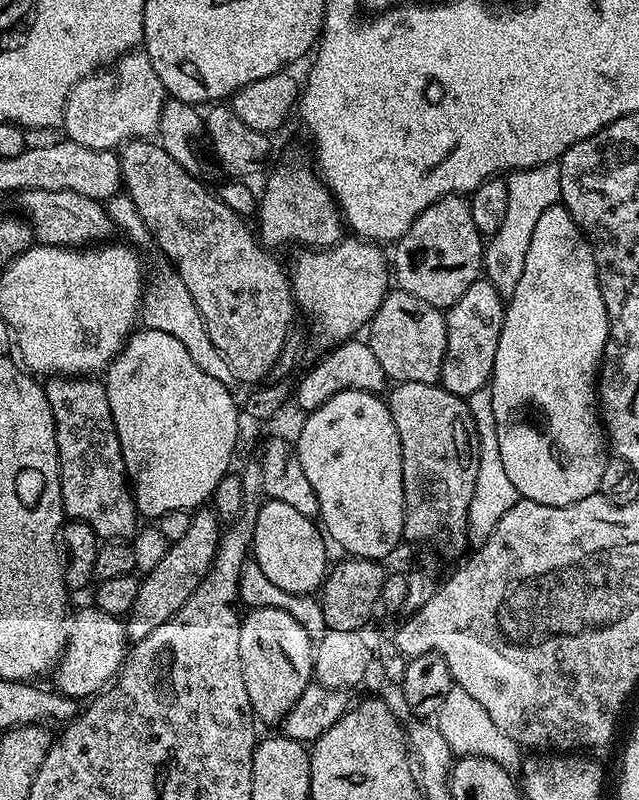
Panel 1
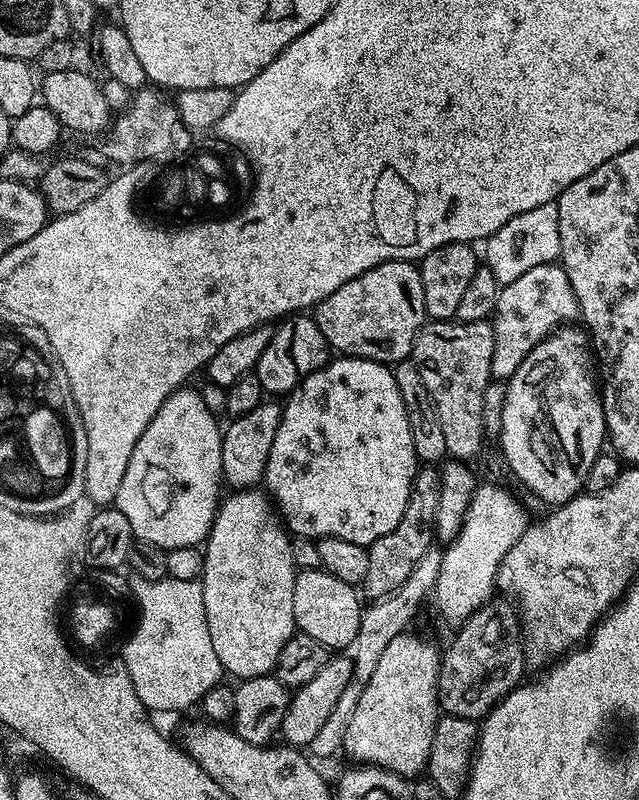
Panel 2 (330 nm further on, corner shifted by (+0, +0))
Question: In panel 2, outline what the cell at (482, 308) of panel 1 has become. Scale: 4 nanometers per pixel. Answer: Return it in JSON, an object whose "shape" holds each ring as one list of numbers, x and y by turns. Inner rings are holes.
{"shape":[[559,262,534,266,534,270,526,270,522,278,514,278,514,282,503,285,496,295,496,311,490,317,494,330,494,358,490,358,493,381,510,379,534,346,541,344,561,325,571,325,579,314,570,278,566,278,564,265]]}

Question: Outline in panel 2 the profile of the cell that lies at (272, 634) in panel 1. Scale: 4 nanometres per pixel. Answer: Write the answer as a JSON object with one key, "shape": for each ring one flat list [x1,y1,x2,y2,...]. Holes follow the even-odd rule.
{"shape":[[236,490,231,495,216,509,216,517,202,548,202,583,206,622,210,626,214,654,218,654,218,662,229,677,232,675,240,680,249,680,255,676,269,675,275,669,283,647,297,631,294,622,294,582,298,569,292,560,292,540,273,501,260,490]]}

